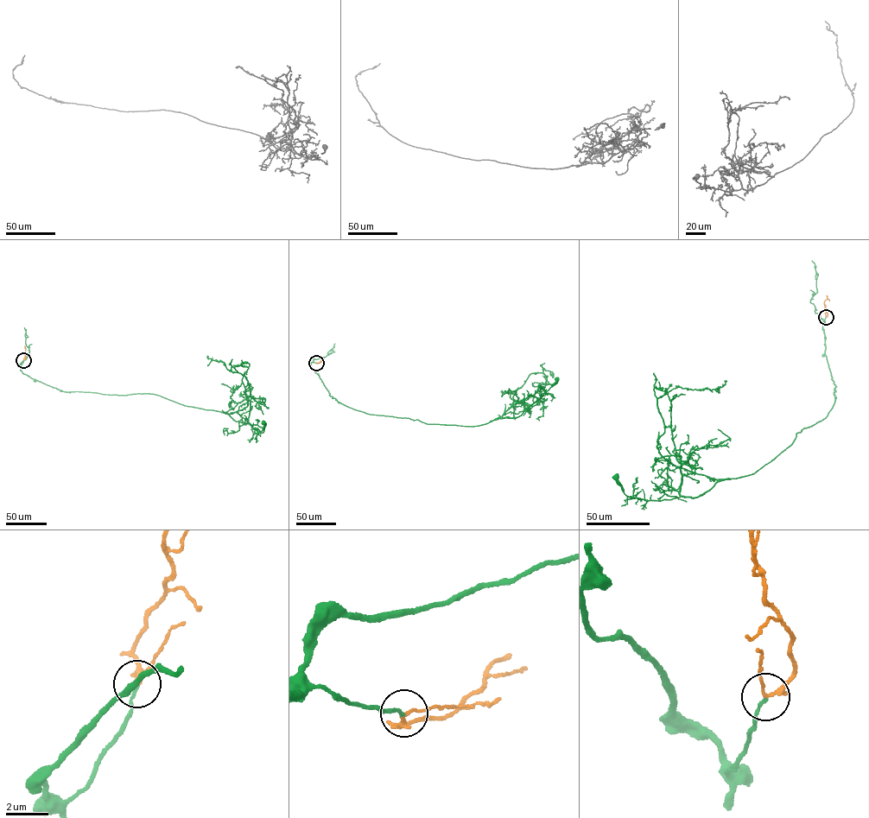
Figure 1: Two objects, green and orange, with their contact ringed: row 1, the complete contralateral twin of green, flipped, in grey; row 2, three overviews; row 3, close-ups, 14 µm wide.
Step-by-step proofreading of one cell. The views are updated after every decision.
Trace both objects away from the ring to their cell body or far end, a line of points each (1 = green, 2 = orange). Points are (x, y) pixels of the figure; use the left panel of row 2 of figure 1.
1: (23, 360), (22, 373), (65, 391), (149, 393), (227, 414), (259, 432), (263, 432), (264, 423)
2: (24, 360), (25, 348)

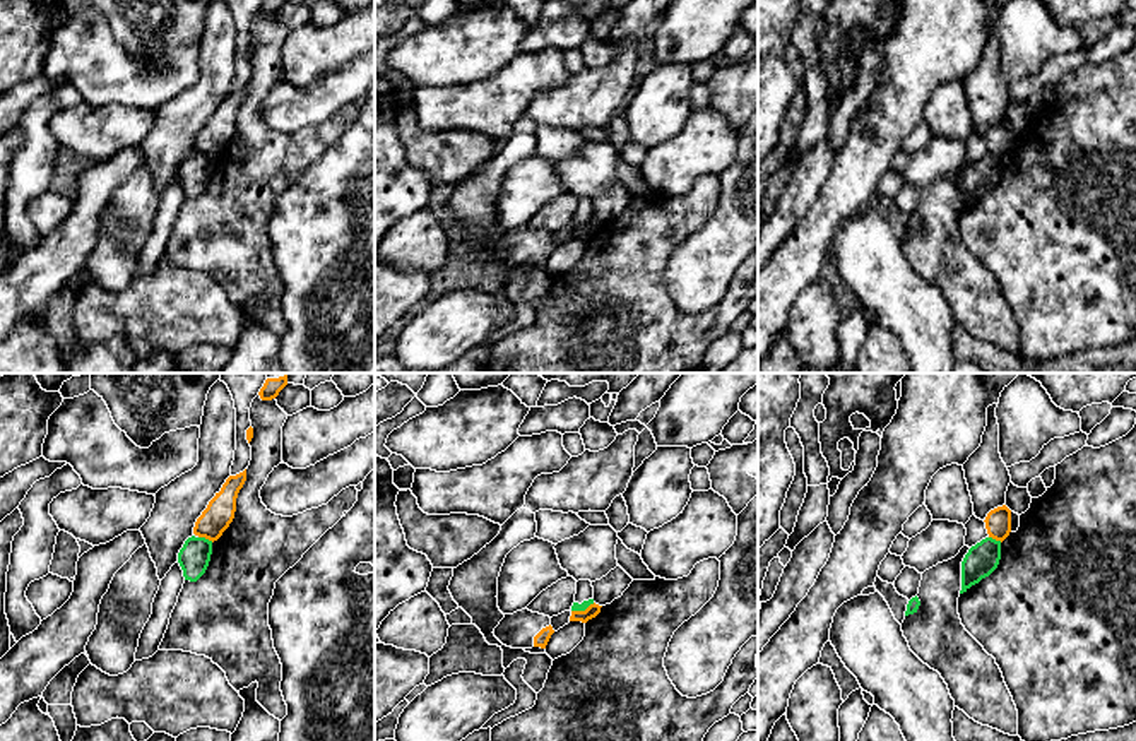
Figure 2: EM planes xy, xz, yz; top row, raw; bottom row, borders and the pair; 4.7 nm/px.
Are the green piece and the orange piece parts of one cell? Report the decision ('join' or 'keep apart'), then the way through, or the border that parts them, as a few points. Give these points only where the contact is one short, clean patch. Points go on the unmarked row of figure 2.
keep apart; border xy (199, 153), (212, 158)

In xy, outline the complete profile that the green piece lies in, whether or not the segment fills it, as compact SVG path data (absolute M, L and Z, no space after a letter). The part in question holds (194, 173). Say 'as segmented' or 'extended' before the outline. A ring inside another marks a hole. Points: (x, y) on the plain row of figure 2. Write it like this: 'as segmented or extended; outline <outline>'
as segmented; outline M188 154L178 169L178 180L185 197L197 199L207 187L212 171L212 157L205 154Z

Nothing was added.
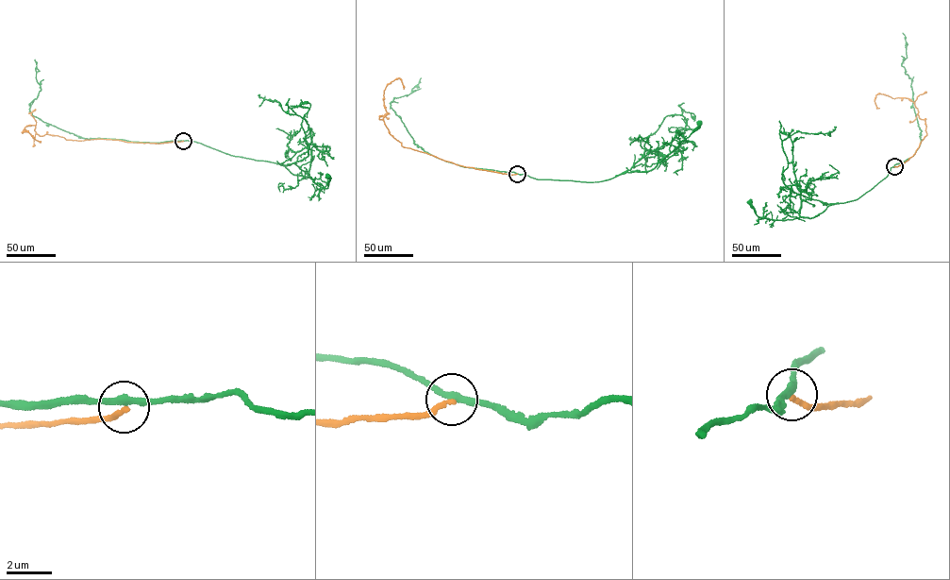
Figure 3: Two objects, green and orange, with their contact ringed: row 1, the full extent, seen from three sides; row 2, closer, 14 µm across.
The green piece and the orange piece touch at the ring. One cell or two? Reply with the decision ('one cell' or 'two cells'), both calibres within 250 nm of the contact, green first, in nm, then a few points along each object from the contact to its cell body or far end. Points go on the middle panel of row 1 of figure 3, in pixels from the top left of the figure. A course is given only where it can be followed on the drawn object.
two cells; 300 nm thick on the green side, 220 nm on the other; green runs (517, 174), (538, 179), (588, 182), (608, 179), (626, 172), (647, 172), (699, 124); orange runs (517, 174), (459, 165), (402, 146), (383, 121), (383, 98), (386, 86), (395, 79), (404, 89)

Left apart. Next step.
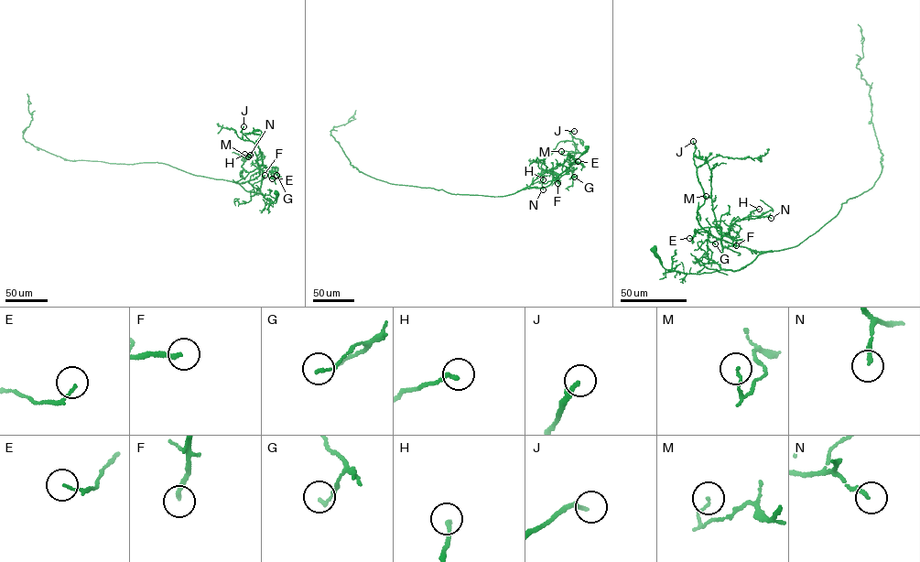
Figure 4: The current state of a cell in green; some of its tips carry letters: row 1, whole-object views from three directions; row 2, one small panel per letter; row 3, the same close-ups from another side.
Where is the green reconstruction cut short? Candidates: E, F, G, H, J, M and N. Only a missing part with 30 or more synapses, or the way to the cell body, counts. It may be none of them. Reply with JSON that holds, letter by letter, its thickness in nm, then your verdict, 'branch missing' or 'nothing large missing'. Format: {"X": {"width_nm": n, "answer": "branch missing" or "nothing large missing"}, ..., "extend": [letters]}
{"E": {"width_nm": 120, "answer": "nothing large missing"}, "F": {"width_nm": 200, "answer": "branch missing"}, "G": {"width_nm": 140, "answer": "nothing large missing"}, "H": {"width_nm": 190, "answer": "nothing large missing"}, "J": {"width_nm": 190, "answer": "branch missing"}, "M": {"width_nm": 110, "answer": "nothing large missing"}, "N": {"width_nm": 170, "answer": "nothing large missing"}, "extend": ["F", "J"]}

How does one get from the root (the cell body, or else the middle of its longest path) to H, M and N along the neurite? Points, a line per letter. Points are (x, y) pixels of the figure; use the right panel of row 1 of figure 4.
H: (654, 251), (668, 270), (699, 274), (719, 270), (721, 237), (737, 220), (750, 219), (751, 212), (759, 209)
M: (654, 251), (668, 270), (699, 274), (719, 270), (721, 232), (712, 210), (711, 192), (709, 197), (706, 196)
N: (654, 251), (668, 270), (712, 273), (719, 270), (721, 237), (734, 222), (771, 218)

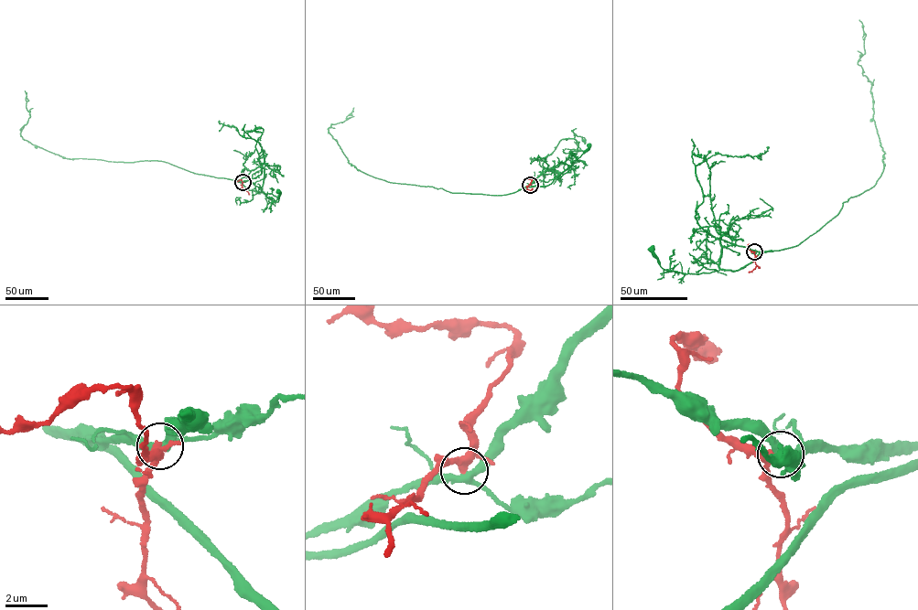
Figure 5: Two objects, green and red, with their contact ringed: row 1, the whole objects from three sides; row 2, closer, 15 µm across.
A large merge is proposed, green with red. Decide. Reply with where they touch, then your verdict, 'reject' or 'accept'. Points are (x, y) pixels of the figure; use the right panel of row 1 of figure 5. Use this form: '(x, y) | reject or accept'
(754, 251) | reject

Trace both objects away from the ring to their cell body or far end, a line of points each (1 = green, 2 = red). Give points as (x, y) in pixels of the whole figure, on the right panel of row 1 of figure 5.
1: (755, 251), (761, 252), (734, 272), (722, 269), (684, 274), (665, 270), (652, 251)
2: (755, 251), (757, 266), (748, 272)

